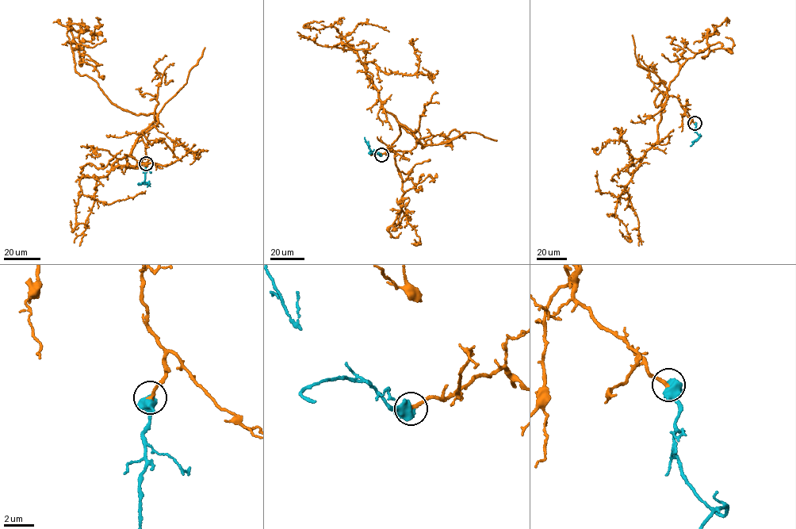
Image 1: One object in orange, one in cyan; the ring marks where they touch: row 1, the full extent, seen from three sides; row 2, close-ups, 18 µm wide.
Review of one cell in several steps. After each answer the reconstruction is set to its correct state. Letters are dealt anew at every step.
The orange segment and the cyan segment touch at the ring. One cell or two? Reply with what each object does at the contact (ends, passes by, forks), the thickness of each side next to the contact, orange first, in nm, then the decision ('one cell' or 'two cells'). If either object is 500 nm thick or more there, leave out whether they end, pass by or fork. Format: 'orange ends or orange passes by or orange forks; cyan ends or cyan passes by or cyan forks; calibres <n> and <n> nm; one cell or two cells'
calibres 220 and 850 nm; one cell

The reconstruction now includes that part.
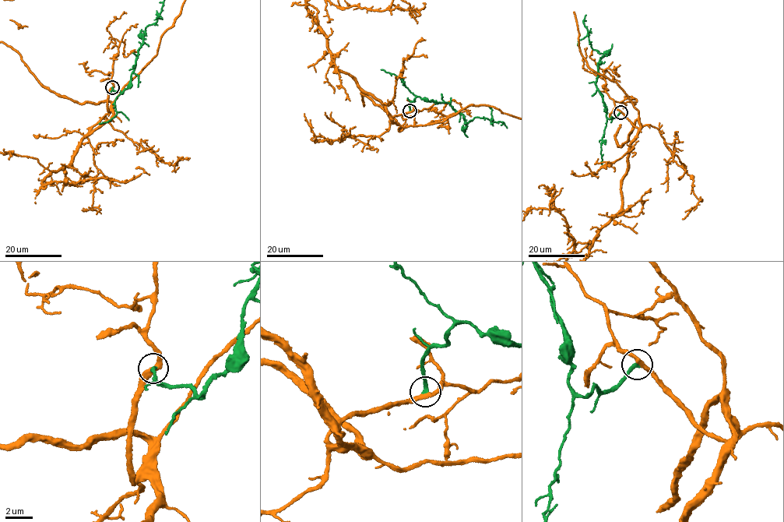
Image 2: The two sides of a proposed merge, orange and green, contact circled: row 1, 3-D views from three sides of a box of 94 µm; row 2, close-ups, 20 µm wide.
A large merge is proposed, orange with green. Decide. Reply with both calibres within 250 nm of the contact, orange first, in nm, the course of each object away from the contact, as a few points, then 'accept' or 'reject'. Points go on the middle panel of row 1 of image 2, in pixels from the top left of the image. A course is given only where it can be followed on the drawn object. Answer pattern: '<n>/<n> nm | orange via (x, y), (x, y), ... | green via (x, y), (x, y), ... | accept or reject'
320/240 nm | green via (409, 111), (411, 102), (417, 96), (447, 102), (463, 116), (466, 124), (484, 118), (507, 128) | accept

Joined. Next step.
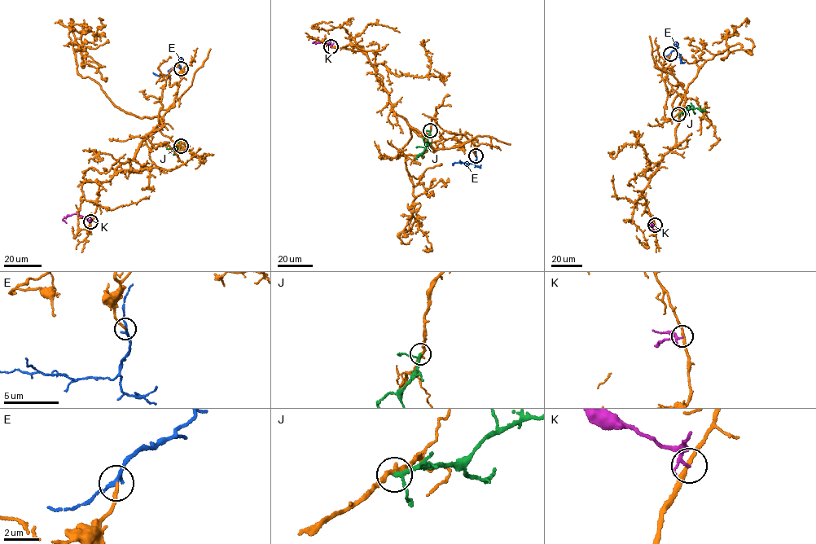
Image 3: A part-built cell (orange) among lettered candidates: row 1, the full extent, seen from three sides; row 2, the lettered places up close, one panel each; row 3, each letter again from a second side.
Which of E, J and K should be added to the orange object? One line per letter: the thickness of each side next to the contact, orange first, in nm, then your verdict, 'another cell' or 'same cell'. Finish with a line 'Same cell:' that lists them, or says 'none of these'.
E: 180 nm thick on the orange side, 180 nm on the other; same cell
J: 260 nm thick on the orange side, 180 nm on the other; another cell
K: 220 nm thick on the orange side, 120 nm on the other; another cell
Same cell: E

